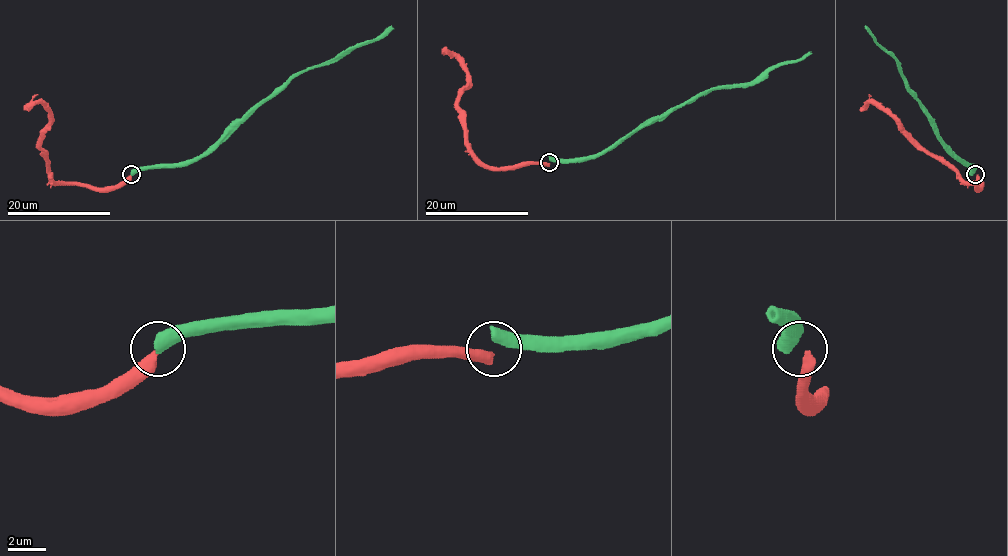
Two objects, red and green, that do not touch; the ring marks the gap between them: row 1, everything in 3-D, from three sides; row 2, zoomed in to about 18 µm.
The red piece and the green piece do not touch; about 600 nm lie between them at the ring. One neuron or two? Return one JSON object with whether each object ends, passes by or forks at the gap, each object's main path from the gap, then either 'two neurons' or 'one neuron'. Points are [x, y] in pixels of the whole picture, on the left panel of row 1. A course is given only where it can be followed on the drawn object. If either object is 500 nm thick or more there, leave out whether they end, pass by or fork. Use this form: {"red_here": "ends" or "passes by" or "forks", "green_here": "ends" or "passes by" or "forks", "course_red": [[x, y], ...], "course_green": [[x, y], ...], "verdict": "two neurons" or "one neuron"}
{"course_red": [[131, 174], [115, 186], [57, 183], [41, 146], [48, 111], [39, 102], [24, 110]], "course_green": [[132, 174], [198, 159], [293, 78], [330, 63], [357, 45], [383, 38], [393, 27]], "verdict": "one neuron"}

